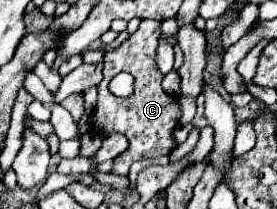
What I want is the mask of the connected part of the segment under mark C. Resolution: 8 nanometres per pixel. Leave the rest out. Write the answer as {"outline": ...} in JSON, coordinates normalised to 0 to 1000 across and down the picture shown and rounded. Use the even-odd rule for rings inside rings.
{"outline":[[[516,91],[484,167],[469,167],[440,215],[390,234],[375,263],[375,378],[354,407],[354,502],[347,502],[347,589],[339,627],[368,656],[397,636],[448,636],[469,675],[469,703],[419,751],[412,818],[419,837],[462,837],[462,809],[477,770],[505,761],[549,761],[614,742],[614,722],[635,703],[621,665],[621,627],[650,579],[650,522],[635,464],[606,455],[585,421],[592,354],[563,311],[563,234],[570,234],[578,110],[563,96]],[[433,340],[462,340],[484,368],[484,445],[462,474],[412,464],[390,435],[390,388],[426,359]]]}

